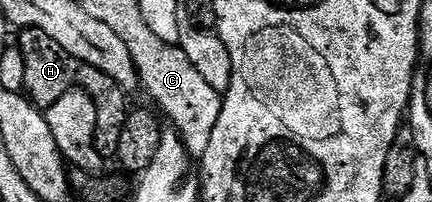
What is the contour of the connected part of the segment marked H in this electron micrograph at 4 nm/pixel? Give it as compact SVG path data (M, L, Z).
M25 29L18 34L17 47L25 59L25 93L35 106L46 111L61 95L71 93L75 89L88 93L97 107L97 131L95 146L104 159L115 157L117 143L121 143L121 130L125 128L125 119L129 112L128 94L105 71L97 71L97 67L89 67L81 59L73 59L61 43L49 39L45 31L40 29Z

